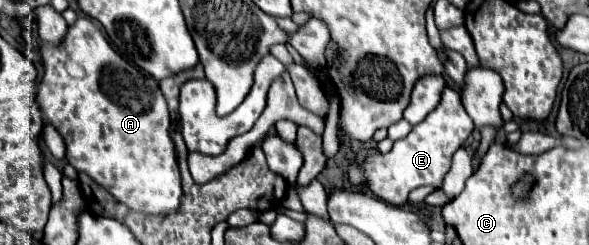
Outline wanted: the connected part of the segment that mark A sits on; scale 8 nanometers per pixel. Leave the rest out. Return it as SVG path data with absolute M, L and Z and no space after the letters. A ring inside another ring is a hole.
M78 17L76 23L68 27L68 33L60 47L52 47L52 43L42 43L42 39L38 39L38 51L44 63L44 77L38 85L38 103L50 123L64 137L66 161L76 171L92 177L118 203L124 203L132 211L146 215L176 213L182 199L182 181L176 163L174 143L168 133L170 115L158 81L152 75L144 75L138 67L122 59L88 17ZM68 63L80 65L84 77L70 75Z

